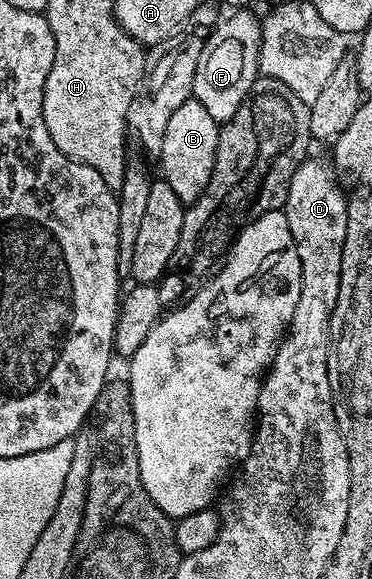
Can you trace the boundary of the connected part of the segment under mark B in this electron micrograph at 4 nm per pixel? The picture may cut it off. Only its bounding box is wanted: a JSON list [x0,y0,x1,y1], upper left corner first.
[160,98,220,205]

